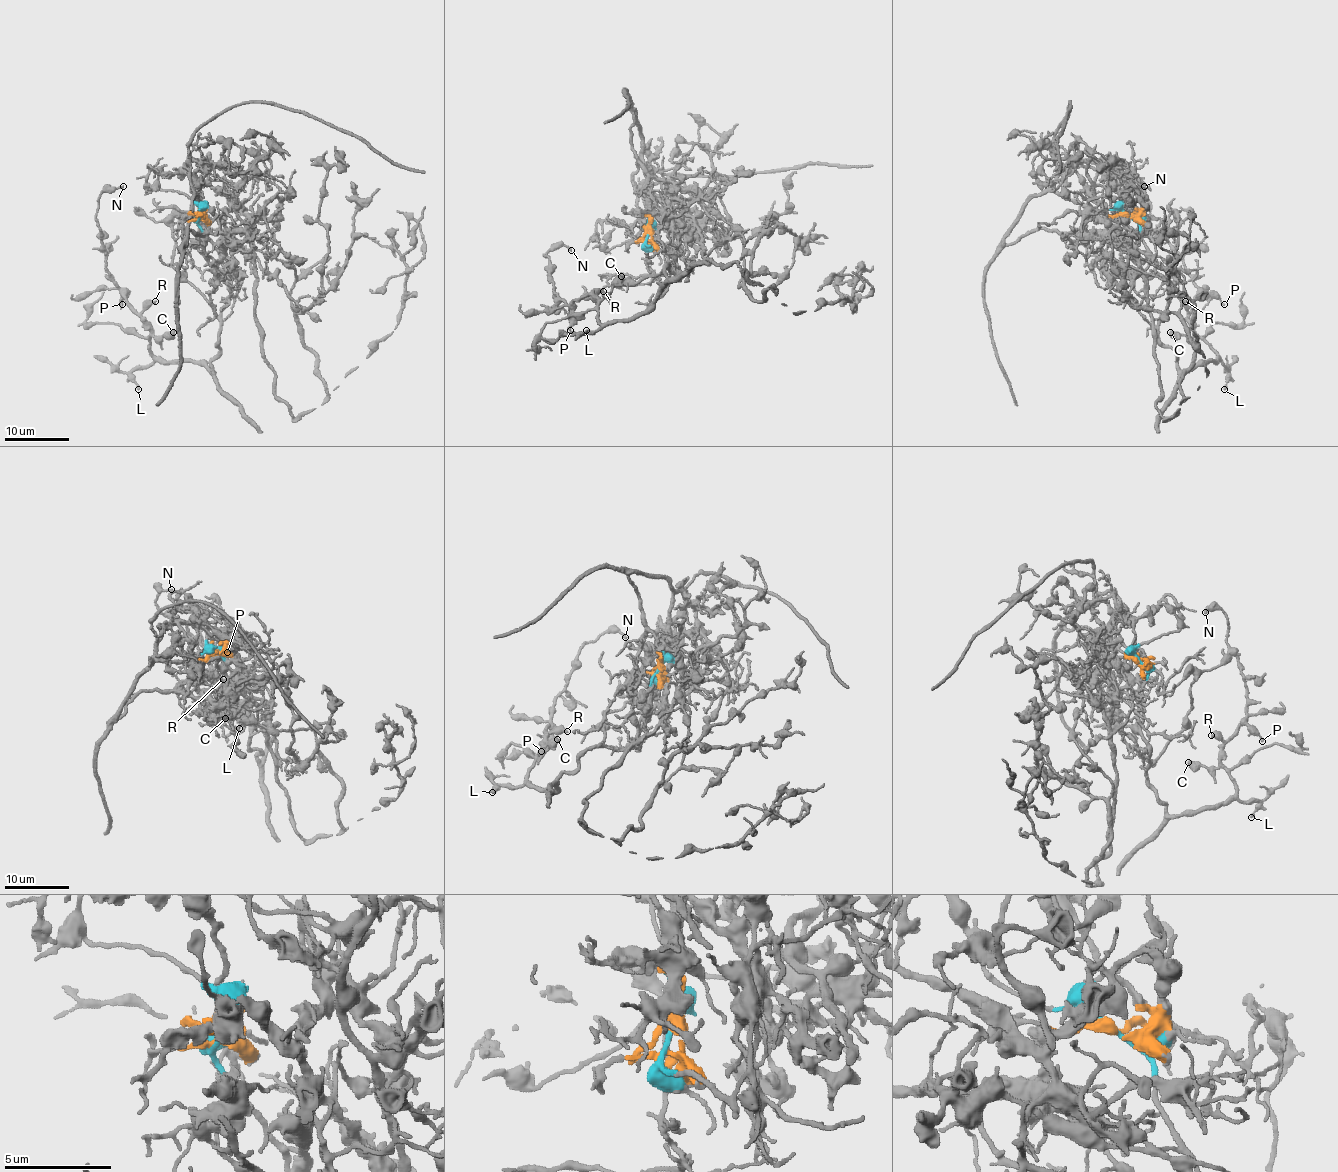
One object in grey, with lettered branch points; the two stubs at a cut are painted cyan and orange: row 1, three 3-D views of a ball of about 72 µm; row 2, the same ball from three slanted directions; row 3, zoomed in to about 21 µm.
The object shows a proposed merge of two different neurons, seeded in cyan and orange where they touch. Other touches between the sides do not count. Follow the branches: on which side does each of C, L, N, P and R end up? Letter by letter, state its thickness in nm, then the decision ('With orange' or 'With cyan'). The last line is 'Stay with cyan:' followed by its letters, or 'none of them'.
C: Thickness 600 nm. With cyan
L: Thickness 180 nm. With cyan
N: Thickness 200 nm. With cyan
P: Thickness 180 nm. With cyan
R: Thickness 360 nm. With cyan
Stay with cyan: C, L, N, P, R

